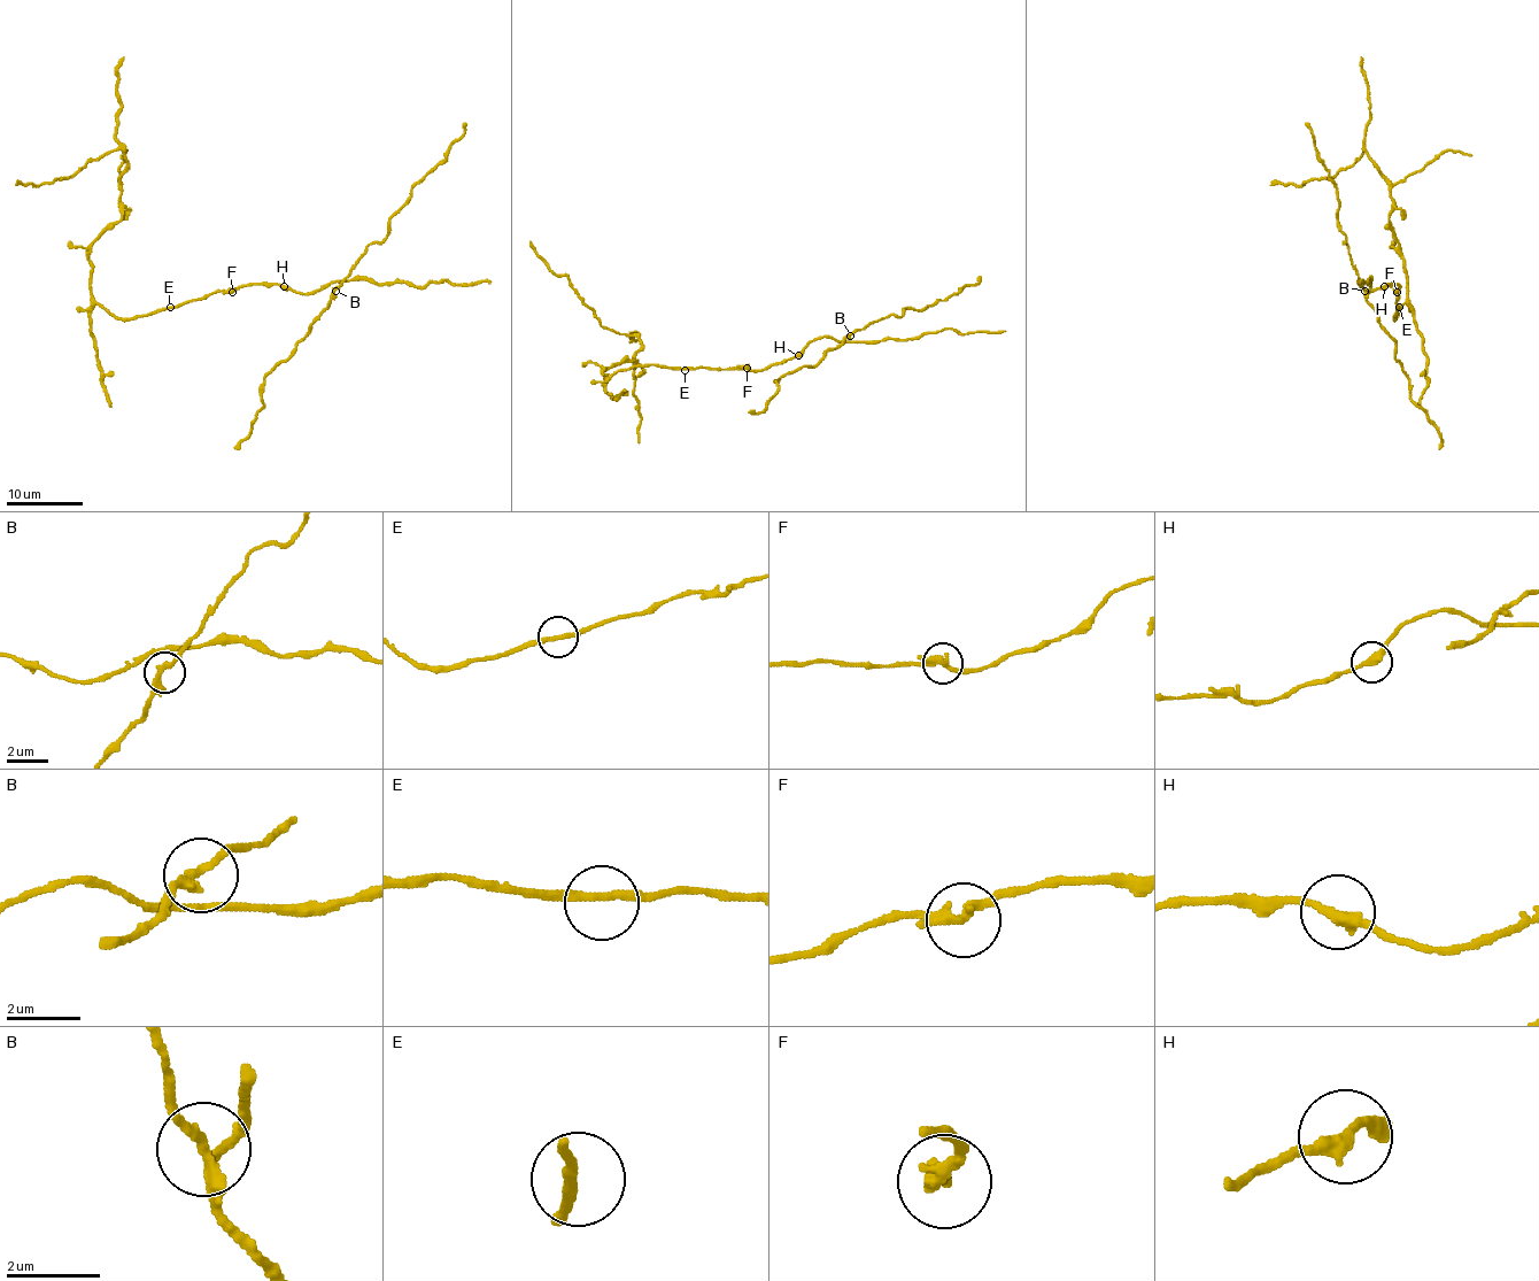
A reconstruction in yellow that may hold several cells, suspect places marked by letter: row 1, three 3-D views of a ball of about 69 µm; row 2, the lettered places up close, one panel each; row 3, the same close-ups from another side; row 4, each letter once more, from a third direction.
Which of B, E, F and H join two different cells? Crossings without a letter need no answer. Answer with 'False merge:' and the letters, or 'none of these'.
False merge: none of these

